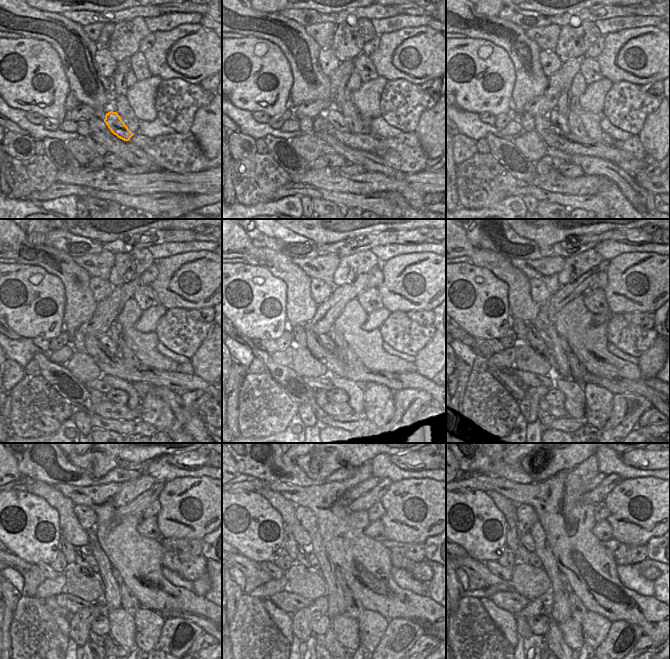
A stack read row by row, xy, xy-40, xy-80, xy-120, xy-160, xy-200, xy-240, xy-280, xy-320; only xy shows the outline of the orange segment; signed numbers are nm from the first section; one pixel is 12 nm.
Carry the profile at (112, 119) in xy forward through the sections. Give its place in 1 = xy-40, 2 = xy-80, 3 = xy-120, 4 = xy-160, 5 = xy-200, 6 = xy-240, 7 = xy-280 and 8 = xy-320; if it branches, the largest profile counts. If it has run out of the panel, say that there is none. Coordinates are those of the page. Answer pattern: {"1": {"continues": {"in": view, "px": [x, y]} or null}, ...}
{"1": {"continues": {"in": "xy-40", "px": [334, 116]}}, "2": {"continues": {"in": "xy-80", "px": [557, 119]}}, "3": {"continues": {"in": "xy-120", "px": [105, 340]}}, "4": {"continues": {"in": "xy-160", "px": [328, 342]}}, "5": {"continues": {"in": "xy-200", "px": [545, 337]}}, "6": {"continues": {"in": "xy-240", "px": [92, 562]}}, "7": {"continues": {"in": "xy-280", "px": [313, 561]}}, "8": {"continues": {"in": "xy-320", "px": [534, 560]}}}

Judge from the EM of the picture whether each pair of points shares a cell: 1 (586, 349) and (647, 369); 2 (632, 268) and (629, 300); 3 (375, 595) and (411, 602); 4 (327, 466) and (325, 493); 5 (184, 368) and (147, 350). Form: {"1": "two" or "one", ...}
{"1": "two", "2": "one", "3": "one", "4": "two", "5": "two"}

